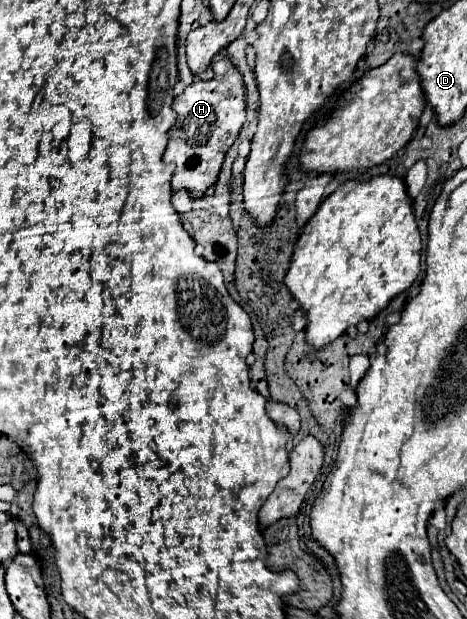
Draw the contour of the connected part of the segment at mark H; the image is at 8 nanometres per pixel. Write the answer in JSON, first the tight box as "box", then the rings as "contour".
{"box":[163,54,245,198],"contour":[[[219,54],[213,58],[215,78],[209,82],[193,82],[173,100],[177,124],[169,130],[169,144],[163,160],[177,166],[173,174],[173,190],[187,190],[191,198],[201,198],[215,186],[227,150],[235,142],[245,122],[245,86],[237,68]]]}

